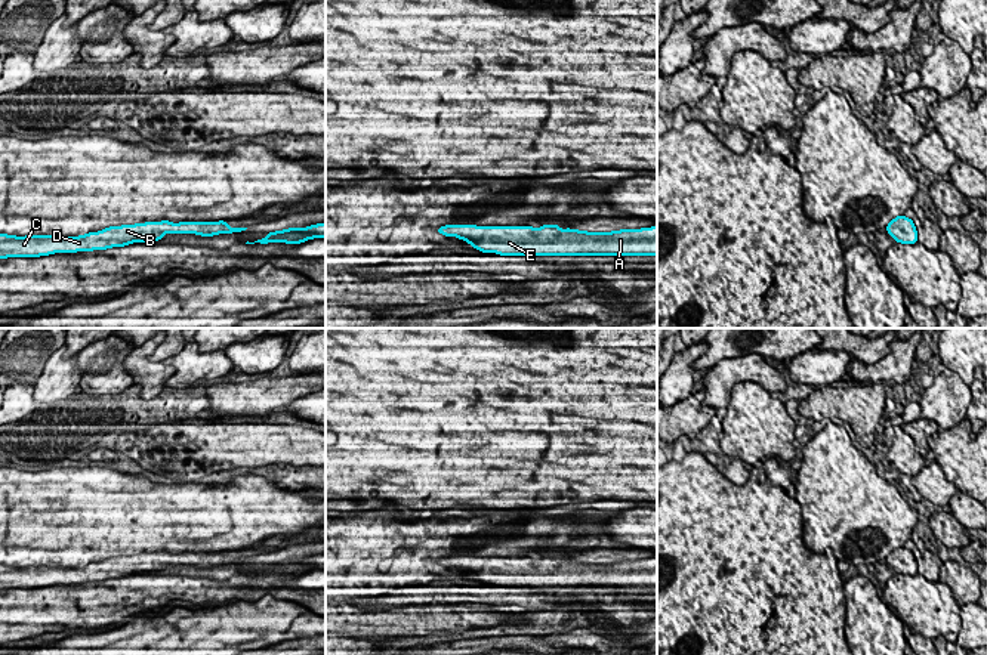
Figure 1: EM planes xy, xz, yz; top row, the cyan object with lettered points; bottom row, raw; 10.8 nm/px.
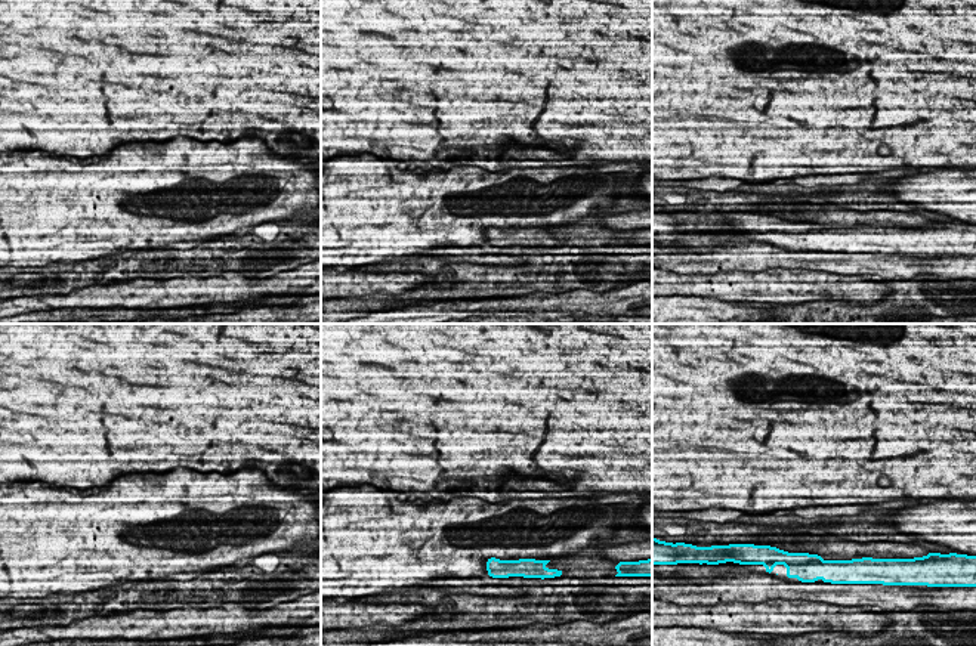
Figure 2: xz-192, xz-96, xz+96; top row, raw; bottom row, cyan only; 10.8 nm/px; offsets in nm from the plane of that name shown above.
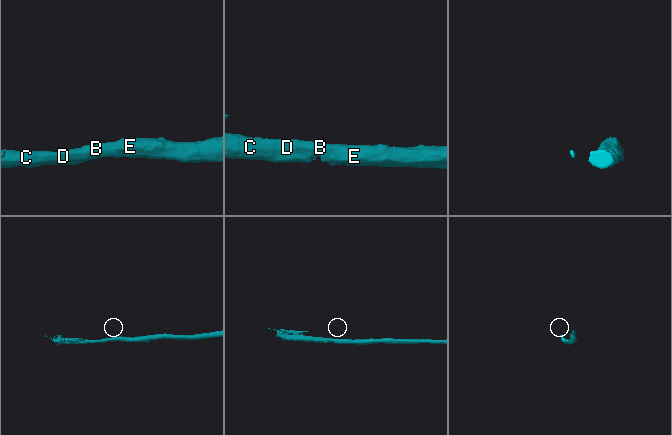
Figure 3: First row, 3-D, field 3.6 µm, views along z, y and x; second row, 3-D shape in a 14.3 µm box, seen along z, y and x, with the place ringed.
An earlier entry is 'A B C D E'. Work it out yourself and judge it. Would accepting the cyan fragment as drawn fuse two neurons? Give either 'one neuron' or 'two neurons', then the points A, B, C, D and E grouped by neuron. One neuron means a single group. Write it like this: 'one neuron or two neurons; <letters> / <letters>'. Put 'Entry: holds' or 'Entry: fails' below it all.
one neuron; A B C D E
Entry: holds

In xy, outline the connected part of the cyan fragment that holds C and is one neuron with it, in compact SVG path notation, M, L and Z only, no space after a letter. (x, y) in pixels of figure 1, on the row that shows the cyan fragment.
M145 222L135 225L110 226L104 231L78 237L62 235L7 235L0 234L0 259L40 257L55 253L77 253L124 247L133 242L158 241L164 234L197 234L213 237L219 234L243 232L247 228L229 228L226 222Z

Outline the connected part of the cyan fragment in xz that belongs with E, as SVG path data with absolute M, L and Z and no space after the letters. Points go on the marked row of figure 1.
M445 225L437 229L457 237L482 253L500 256L657 256L657 226L587 232L559 225L476 226Z

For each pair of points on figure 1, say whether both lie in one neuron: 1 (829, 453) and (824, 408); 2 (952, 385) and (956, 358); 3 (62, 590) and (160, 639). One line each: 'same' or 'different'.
1: different
2: different
3: different

